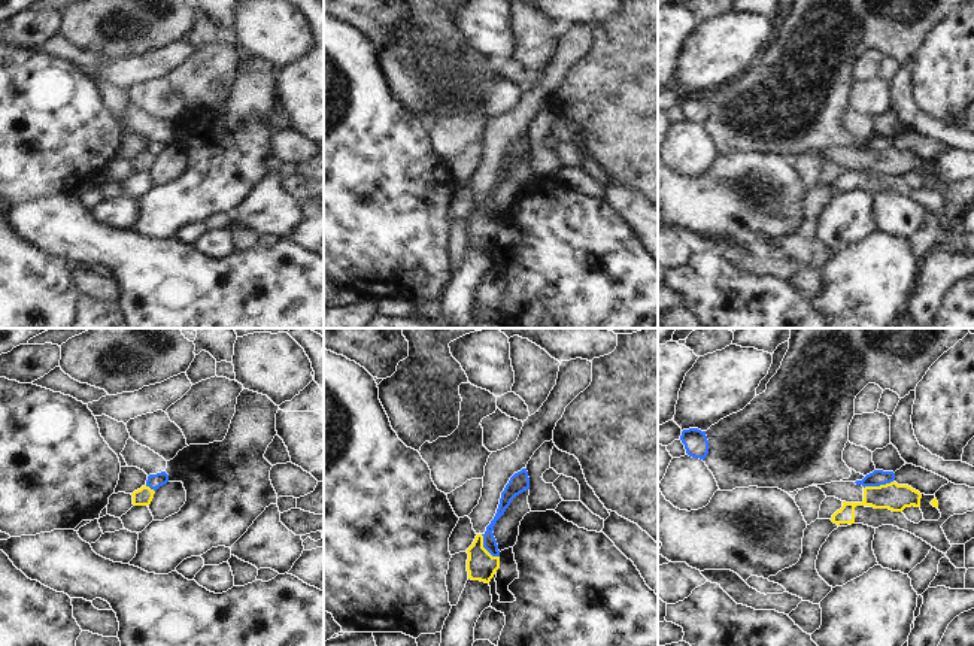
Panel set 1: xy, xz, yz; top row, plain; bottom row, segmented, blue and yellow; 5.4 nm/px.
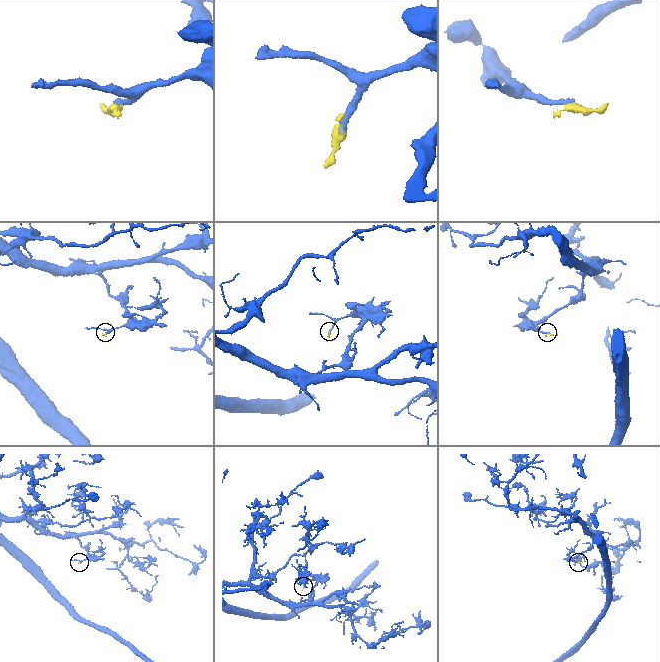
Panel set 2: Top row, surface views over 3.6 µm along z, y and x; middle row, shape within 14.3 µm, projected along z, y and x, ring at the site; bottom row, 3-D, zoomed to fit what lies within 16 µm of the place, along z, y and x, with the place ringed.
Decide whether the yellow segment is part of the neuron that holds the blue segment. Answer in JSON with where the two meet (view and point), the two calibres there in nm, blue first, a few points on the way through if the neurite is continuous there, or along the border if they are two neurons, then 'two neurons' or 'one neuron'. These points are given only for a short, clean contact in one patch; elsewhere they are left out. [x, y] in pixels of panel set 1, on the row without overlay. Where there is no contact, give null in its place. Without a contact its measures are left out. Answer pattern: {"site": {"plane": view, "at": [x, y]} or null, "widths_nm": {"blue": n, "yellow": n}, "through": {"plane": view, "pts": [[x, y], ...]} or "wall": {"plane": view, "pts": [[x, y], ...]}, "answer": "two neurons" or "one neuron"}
{"site": {"plane": "yz", "at": [877, 151]}, "widths_nm": {"blue": 90, "yellow": 150}, "wall": {"plane": "yz", "pts": [[892, 146], [864, 154]]}, "answer": "two neurons"}

